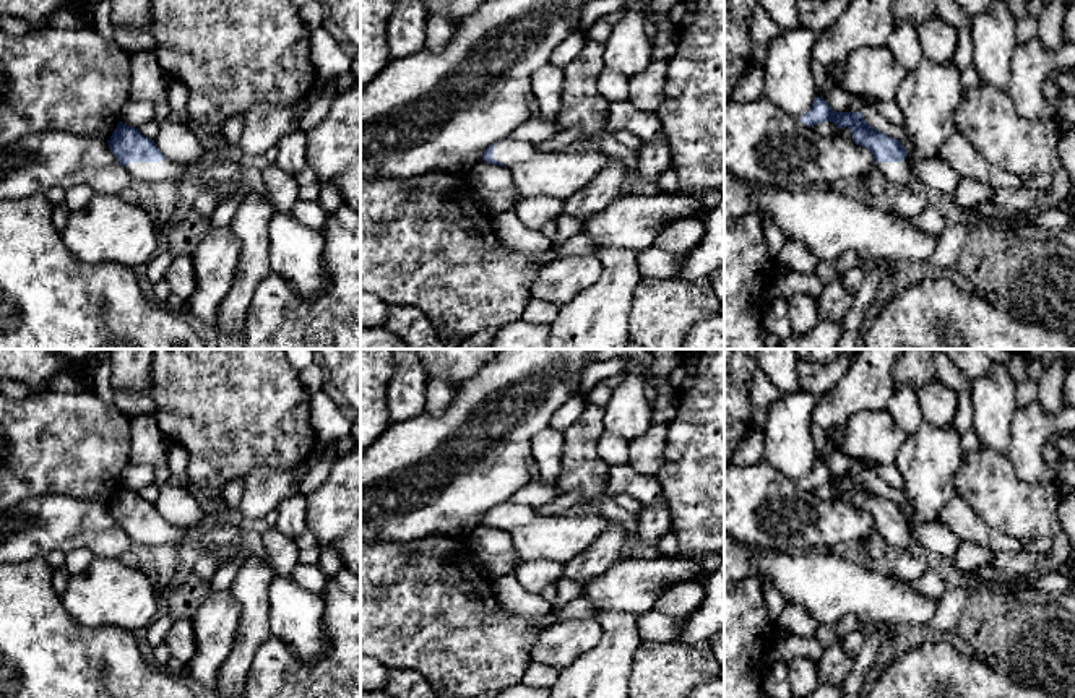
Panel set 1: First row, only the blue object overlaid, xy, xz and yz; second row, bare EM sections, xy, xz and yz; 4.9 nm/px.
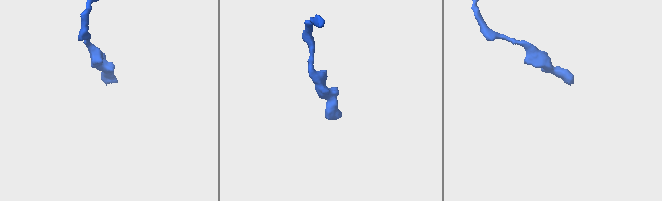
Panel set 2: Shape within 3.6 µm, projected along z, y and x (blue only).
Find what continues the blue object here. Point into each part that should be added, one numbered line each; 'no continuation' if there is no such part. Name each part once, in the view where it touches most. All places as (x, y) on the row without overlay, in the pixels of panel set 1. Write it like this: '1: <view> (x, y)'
1: xy (226, 541)

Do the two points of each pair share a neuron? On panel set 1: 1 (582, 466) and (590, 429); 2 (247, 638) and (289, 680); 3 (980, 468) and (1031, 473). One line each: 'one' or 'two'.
1: one
2: two
3: two

